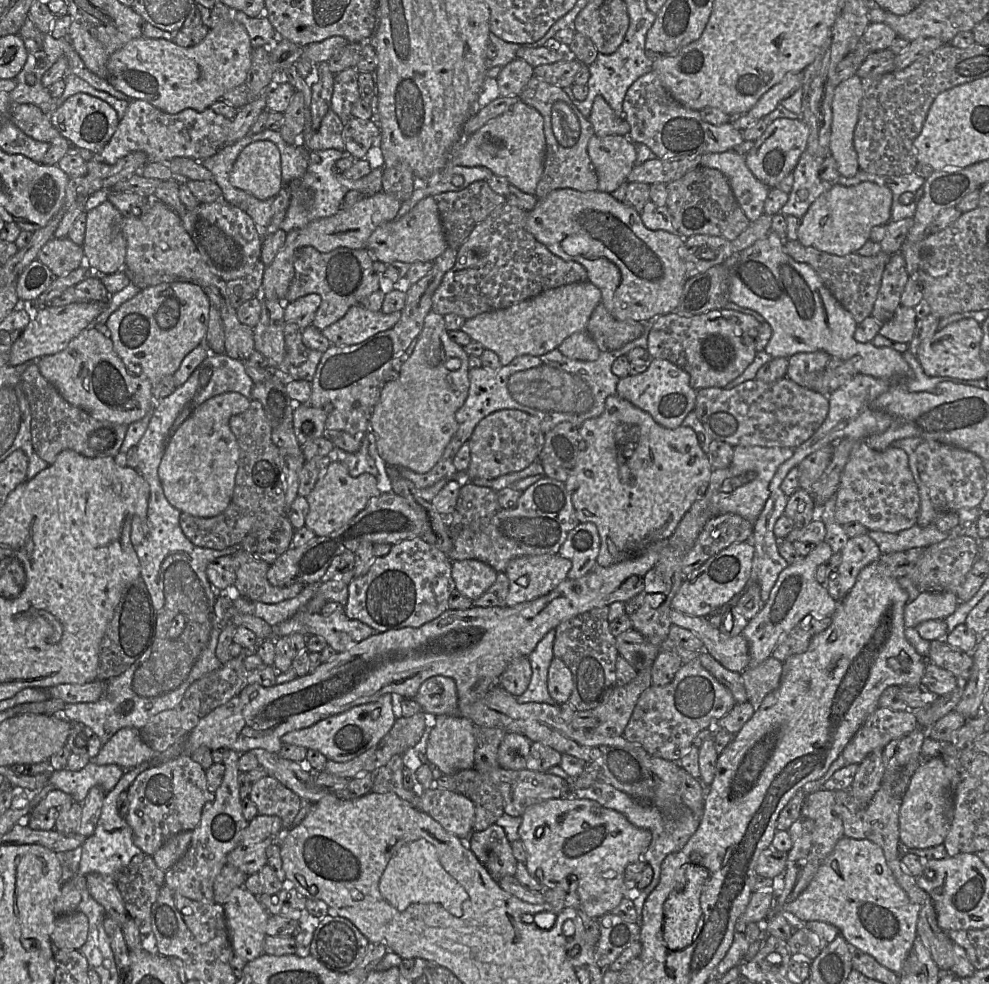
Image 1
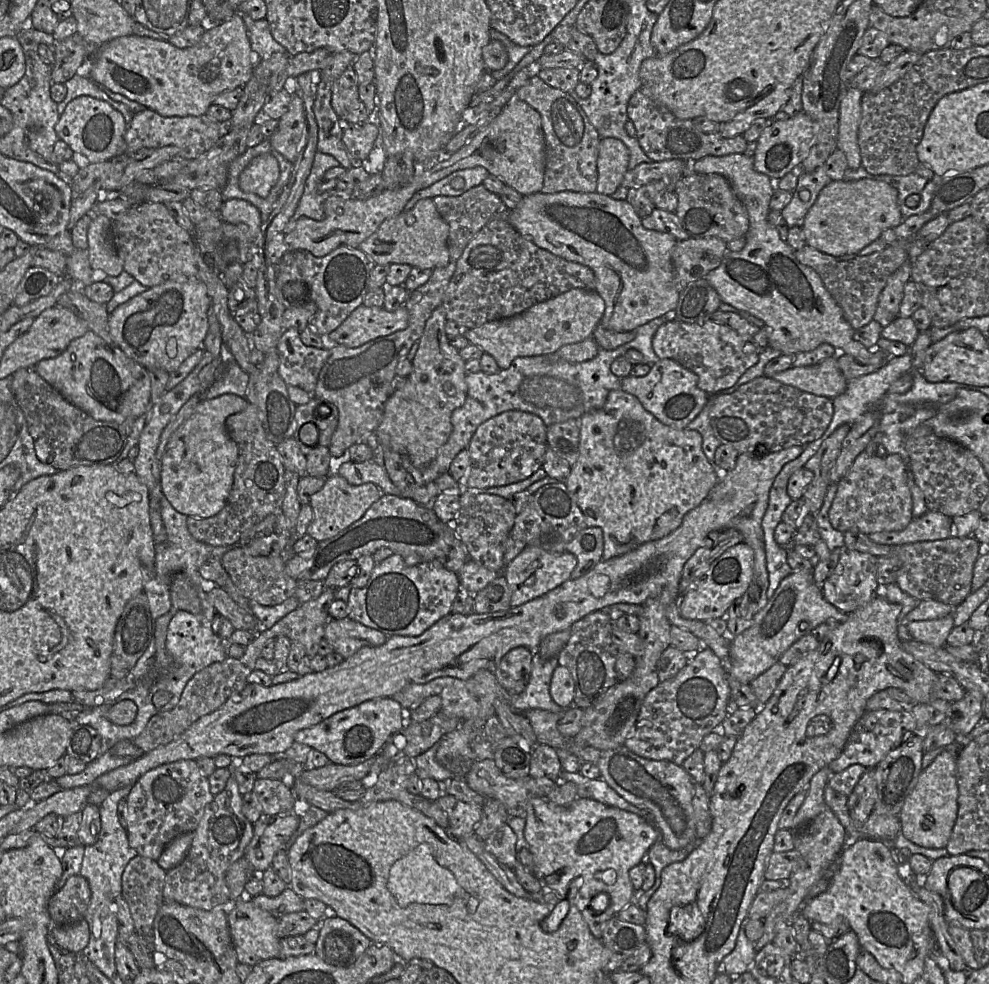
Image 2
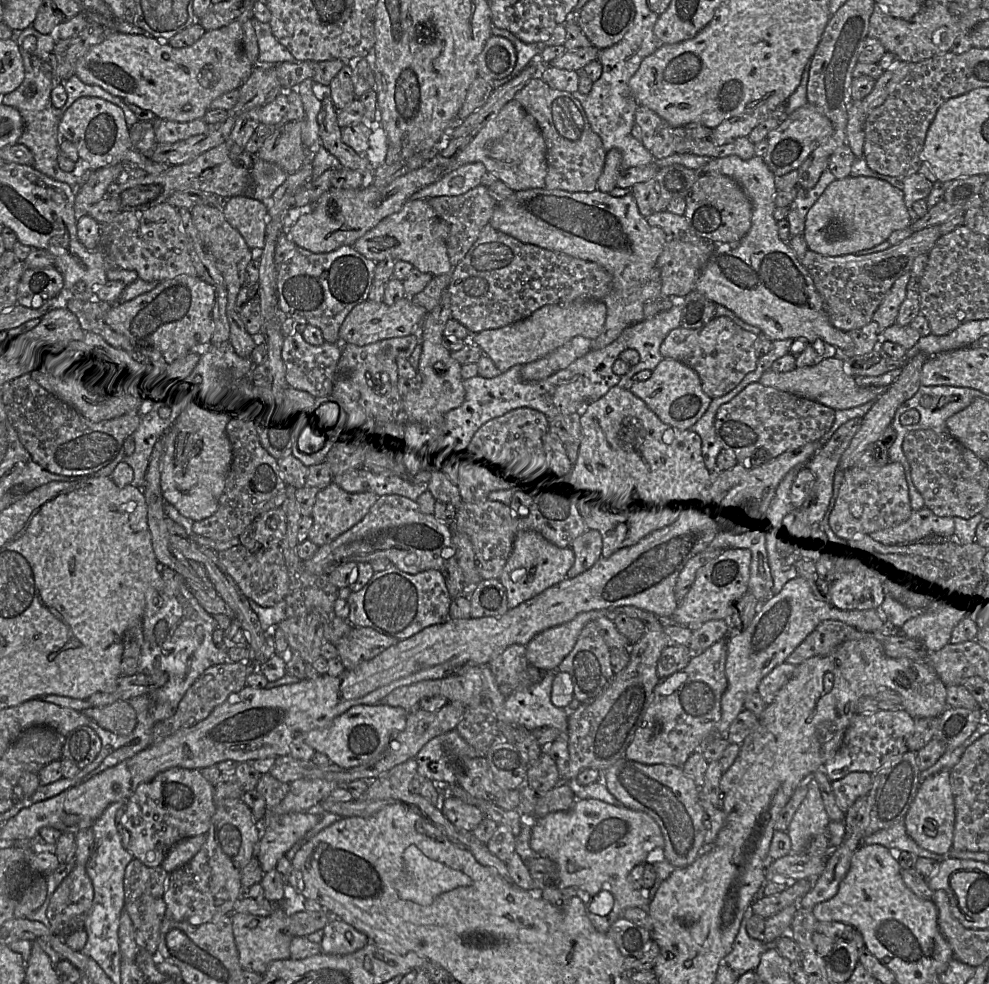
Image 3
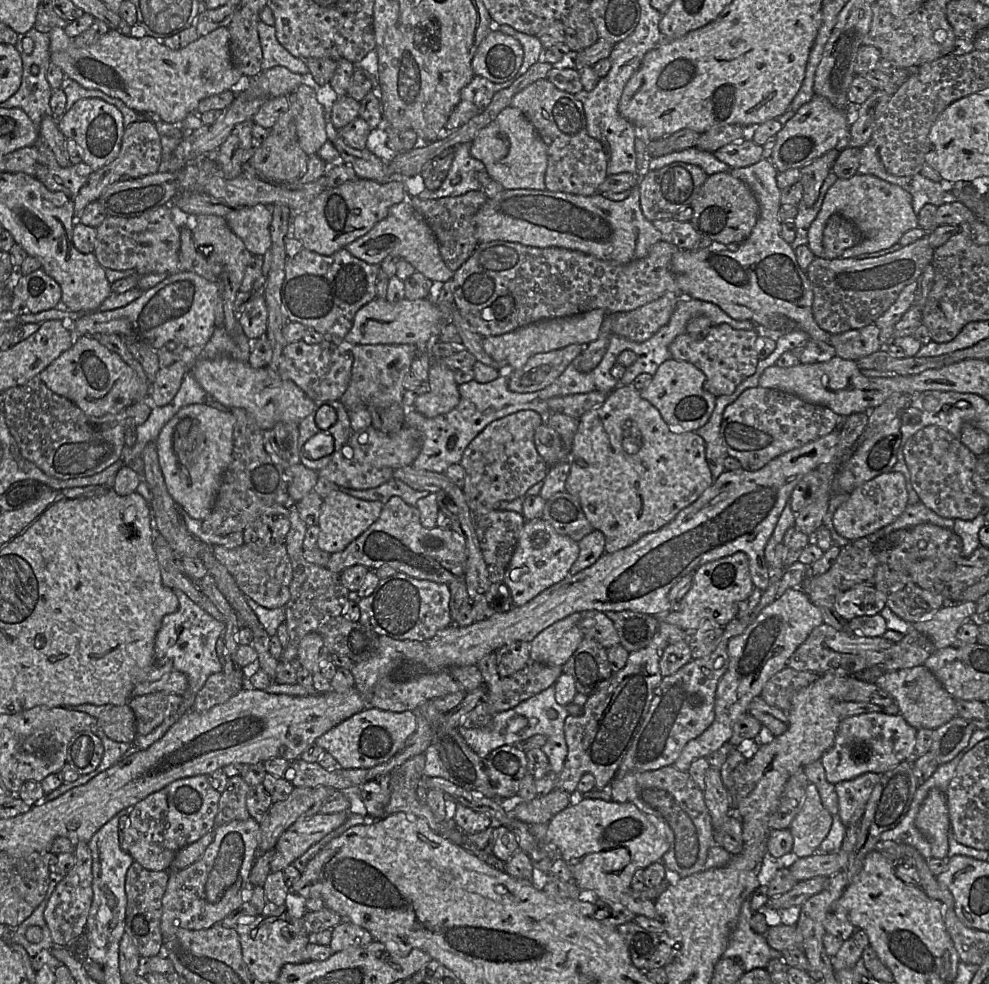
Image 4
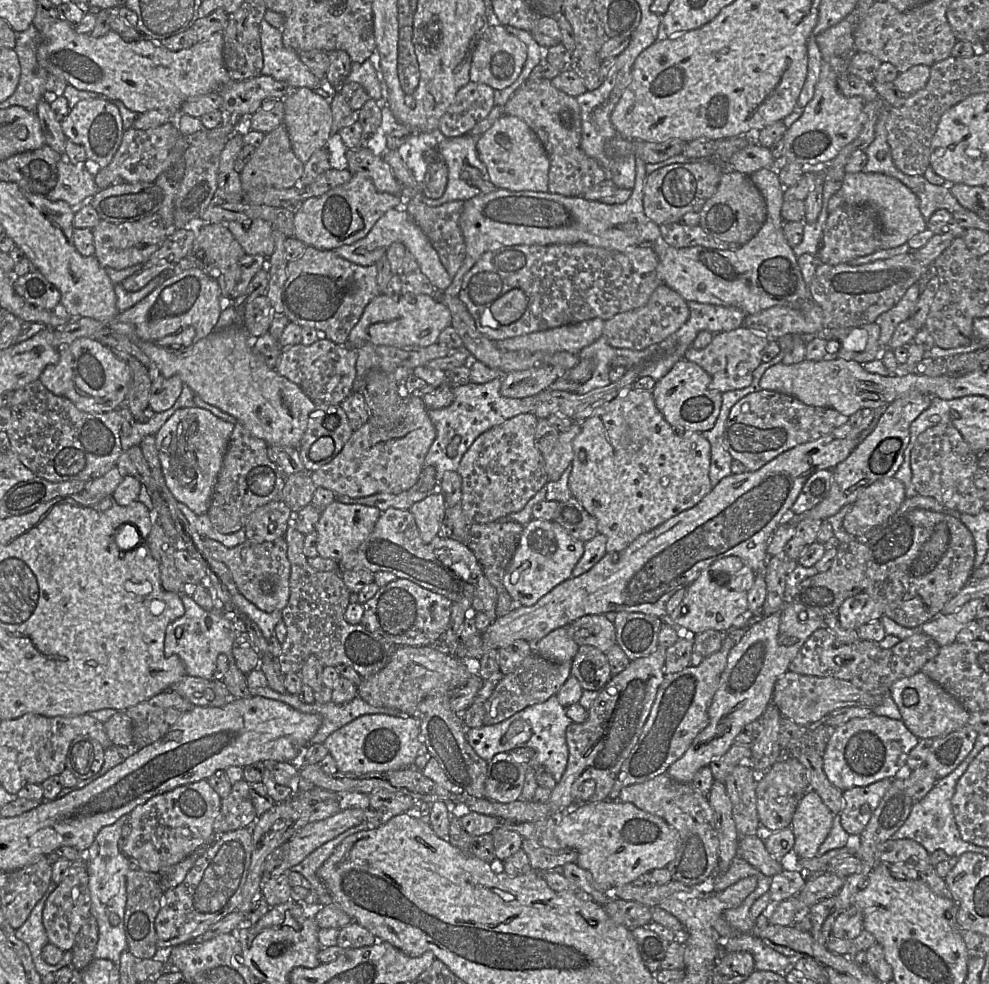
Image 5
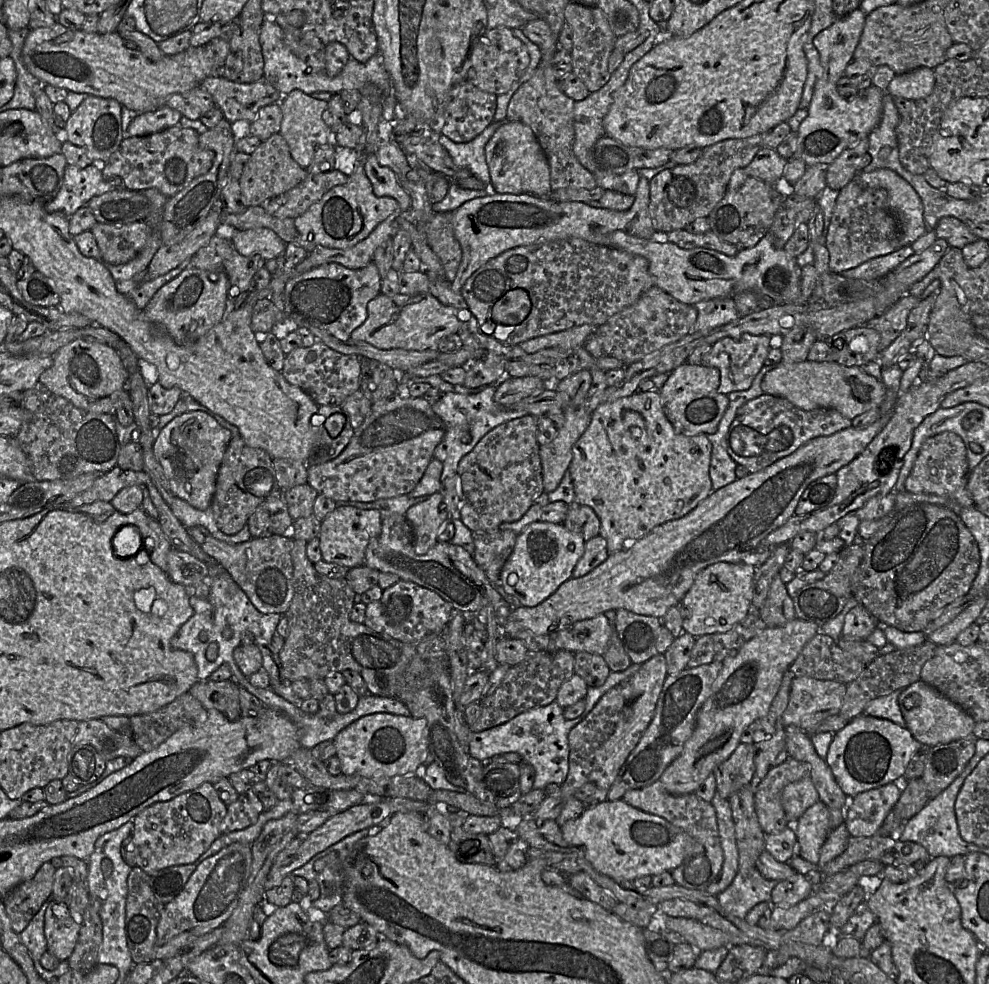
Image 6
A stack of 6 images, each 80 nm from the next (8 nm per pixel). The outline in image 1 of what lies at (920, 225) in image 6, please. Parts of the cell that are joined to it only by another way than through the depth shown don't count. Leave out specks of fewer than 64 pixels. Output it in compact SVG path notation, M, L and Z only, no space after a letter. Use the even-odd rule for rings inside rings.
M861 182L853 186L833 184L822 193L802 217L798 230L798 240L806 247L837 256L845 256L860 249L870 237L874 226L890 222L893 194L886 186L874 182Z

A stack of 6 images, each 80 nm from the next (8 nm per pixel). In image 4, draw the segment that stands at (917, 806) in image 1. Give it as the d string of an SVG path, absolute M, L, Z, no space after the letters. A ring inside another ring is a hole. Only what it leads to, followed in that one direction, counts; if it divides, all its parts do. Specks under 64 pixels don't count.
M938 788L930 789L917 813L915 825L929 842L931 857L945 858L951 829L946 793Z

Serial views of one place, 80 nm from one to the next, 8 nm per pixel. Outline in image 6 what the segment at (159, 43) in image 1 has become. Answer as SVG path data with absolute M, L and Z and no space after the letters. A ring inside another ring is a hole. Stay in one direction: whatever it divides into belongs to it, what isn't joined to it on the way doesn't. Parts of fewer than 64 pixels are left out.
M59 22L31 29L22 49L27 69L43 85L115 99L138 114L156 111L171 95L200 87L207 77L222 77L228 53L229 43L216 37L205 45L188 47L181 53L164 55L161 60L151 62L138 50L127 48L117 32L103 35L86 33L71 30Z

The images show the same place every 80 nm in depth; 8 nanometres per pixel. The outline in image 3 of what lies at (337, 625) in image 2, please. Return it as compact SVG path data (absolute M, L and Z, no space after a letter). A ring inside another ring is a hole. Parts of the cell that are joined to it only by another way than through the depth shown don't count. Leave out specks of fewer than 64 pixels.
M354 627L335 647L346 670L352 670L361 662L375 658L398 641L399 639L381 634L372 628Z

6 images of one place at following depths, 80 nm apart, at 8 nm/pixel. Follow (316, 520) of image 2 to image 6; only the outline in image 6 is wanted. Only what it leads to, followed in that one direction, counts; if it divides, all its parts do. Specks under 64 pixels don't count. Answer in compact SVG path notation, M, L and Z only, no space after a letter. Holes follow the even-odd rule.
M337 505L321 521L318 537L322 560L348 569L364 565L366 548L371 540L380 535L381 522L381 514L378 510Z

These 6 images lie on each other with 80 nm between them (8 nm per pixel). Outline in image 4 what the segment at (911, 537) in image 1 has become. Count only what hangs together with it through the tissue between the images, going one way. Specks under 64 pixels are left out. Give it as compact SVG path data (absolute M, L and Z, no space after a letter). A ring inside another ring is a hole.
M921 501L917 504L908 504L902 514L891 524L867 536L871 543L881 537L900 529L910 528L919 524L934 524L953 530L955 519L943 518L927 508Z

